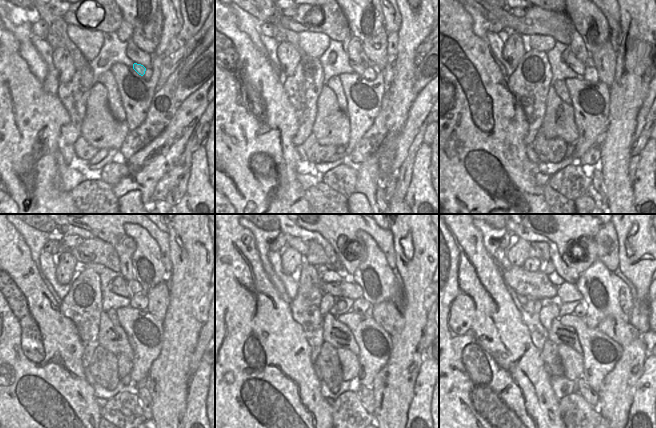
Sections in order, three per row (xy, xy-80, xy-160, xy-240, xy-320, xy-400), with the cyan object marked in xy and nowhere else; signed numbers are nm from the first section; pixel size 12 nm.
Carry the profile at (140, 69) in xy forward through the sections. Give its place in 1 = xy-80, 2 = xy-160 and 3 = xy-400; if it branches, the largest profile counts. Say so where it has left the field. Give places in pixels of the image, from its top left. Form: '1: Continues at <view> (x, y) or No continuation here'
1: Continues at xy-80 (358, 68)
2: Continues at xy-160 (571, 61)
3: Continues at xy-400 (534, 285)

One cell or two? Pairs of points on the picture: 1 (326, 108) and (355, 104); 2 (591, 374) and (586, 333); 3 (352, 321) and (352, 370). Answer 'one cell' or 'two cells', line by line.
1: two cells
2: one cell
3: two cells

